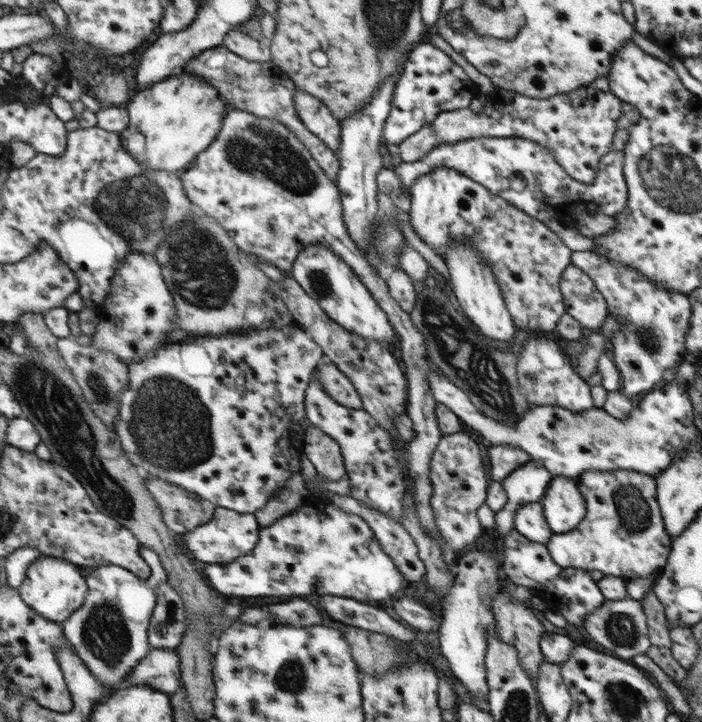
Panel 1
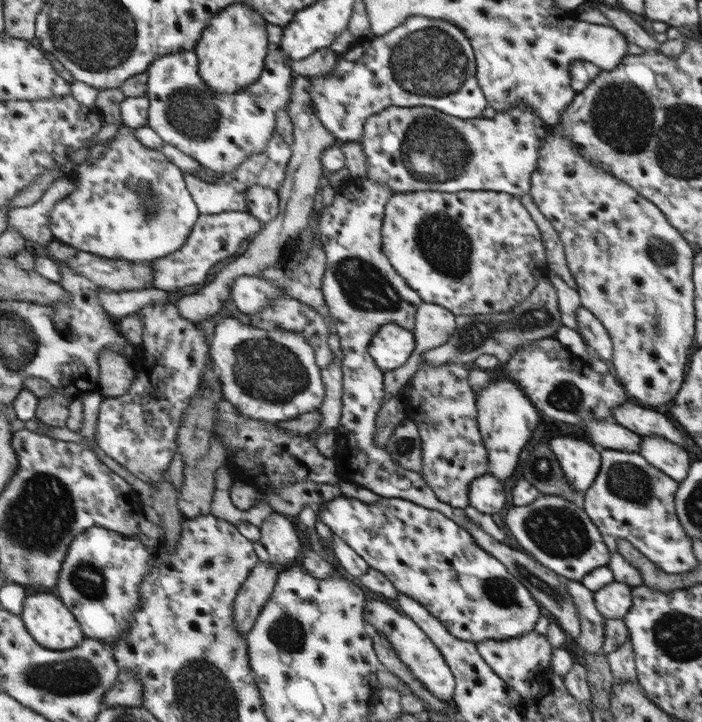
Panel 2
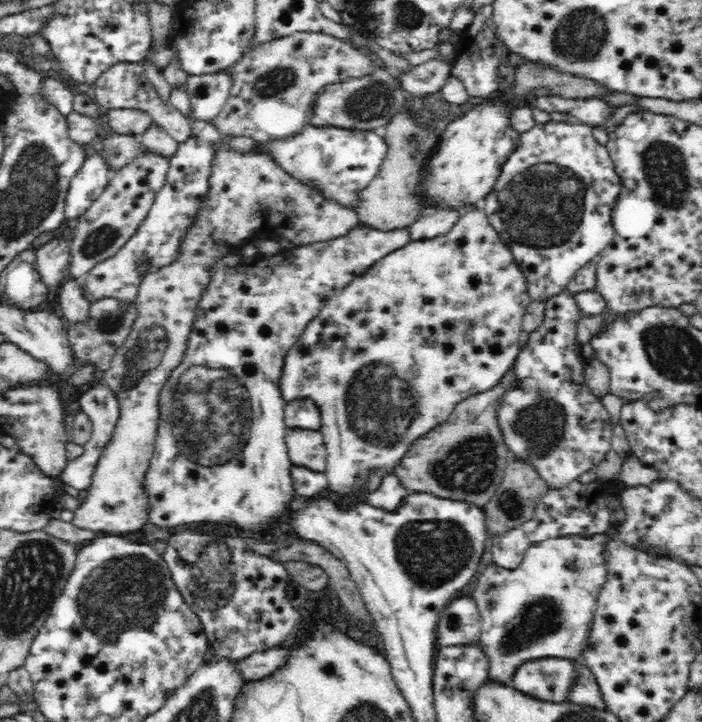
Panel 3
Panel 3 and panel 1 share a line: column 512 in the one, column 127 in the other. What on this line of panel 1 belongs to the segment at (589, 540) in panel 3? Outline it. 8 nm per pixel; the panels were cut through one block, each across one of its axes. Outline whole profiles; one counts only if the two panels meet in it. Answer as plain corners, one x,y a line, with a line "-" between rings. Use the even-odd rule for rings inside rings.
142,546
140,553
150,567
148,578
131,573
122,565
95,567
92,574
88,574
90,592
85,606
64,624
69,642
78,649
92,672
113,689
122,688
134,668
152,650
149,624
156,610
158,588
168,582
168,572
159,554
147,546

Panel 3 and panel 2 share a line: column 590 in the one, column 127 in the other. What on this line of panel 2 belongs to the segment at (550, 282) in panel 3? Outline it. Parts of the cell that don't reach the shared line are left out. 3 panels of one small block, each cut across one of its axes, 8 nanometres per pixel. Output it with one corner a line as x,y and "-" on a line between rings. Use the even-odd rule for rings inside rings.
124,124
120,125
105,156
85,161
73,176
79,180
78,190
56,205
51,225
57,240
80,250
120,261
150,263
177,251
202,215
193,195
186,190
182,169
162,150
154,150
138,141
133,129

